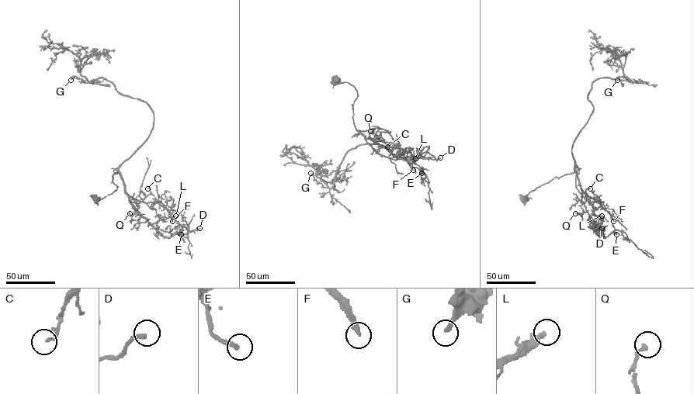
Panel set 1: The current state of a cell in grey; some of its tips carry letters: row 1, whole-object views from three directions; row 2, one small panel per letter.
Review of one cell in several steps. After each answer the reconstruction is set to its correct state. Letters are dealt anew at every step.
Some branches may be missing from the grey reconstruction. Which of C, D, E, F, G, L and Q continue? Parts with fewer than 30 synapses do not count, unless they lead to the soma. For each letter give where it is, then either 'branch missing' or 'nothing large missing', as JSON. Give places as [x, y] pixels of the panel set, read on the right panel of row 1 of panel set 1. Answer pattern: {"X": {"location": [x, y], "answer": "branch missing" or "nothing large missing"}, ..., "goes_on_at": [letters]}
{"C": {"location": [590, 188], "answer": "nothing large missing"}, "D": {"location": [602, 228], "answer": "nothing large missing"}, "E": {"location": [616, 234], "answer": "nothing large missing"}, "F": {"location": [613, 221], "answer": "branch missing"}, "G": {"location": [617, 80], "answer": "nothing large missing"}, "L": {"location": [602, 216], "answer": "branch missing"}, "Q": {"location": [575, 213], "answer": "nothing large missing"}, "goes_on_at": ["F", "L"]}

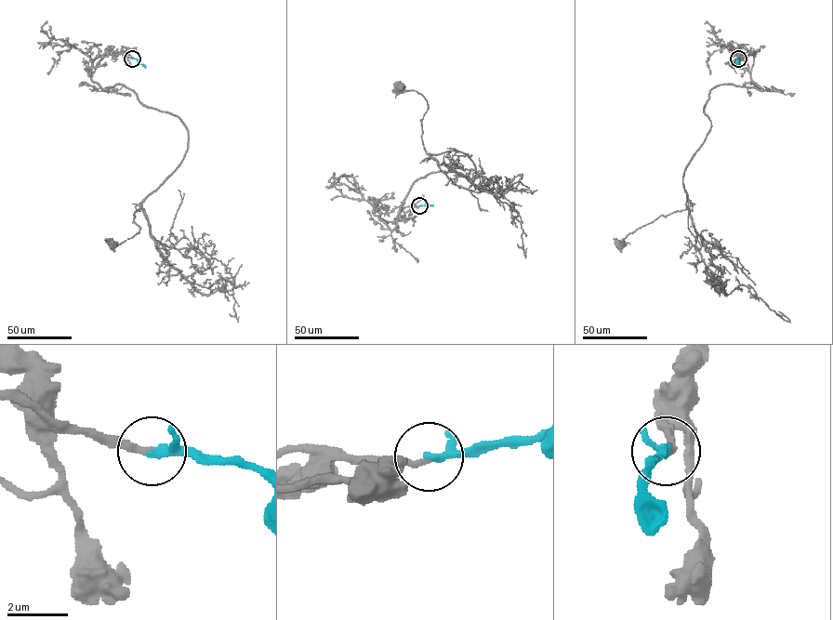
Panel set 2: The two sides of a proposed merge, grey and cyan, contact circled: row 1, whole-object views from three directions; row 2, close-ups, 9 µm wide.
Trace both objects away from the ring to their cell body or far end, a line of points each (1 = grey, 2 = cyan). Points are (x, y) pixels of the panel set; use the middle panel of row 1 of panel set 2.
1: (419, 206), (379, 218), (392, 230), (417, 180), (475, 166), (427, 153), (427, 101), (401, 86)
2: (419, 205), (432, 205)

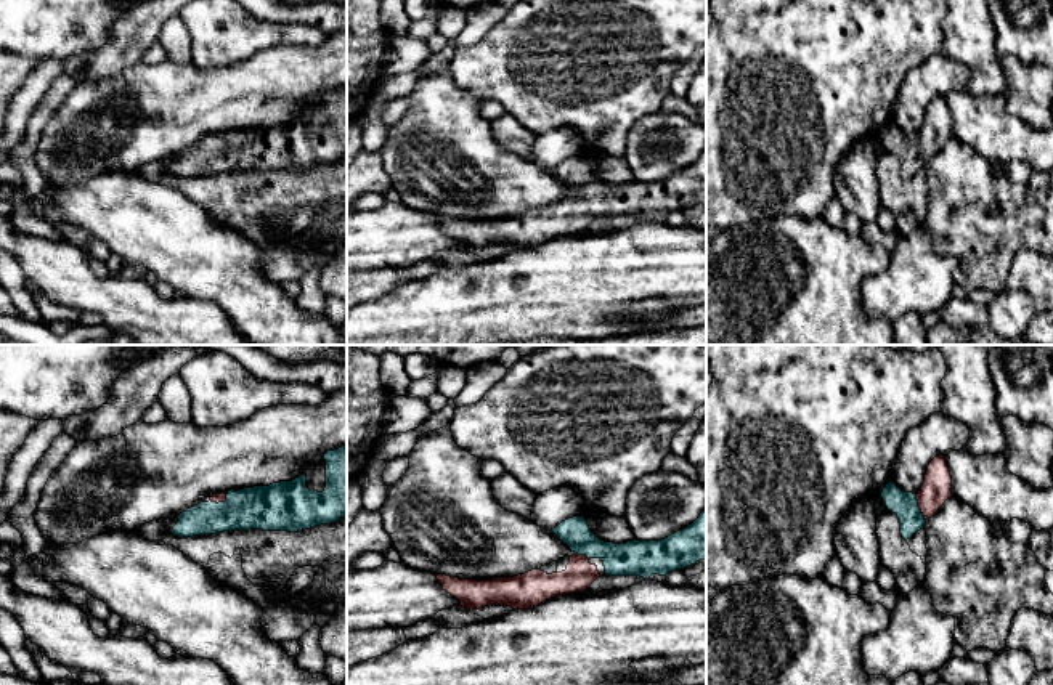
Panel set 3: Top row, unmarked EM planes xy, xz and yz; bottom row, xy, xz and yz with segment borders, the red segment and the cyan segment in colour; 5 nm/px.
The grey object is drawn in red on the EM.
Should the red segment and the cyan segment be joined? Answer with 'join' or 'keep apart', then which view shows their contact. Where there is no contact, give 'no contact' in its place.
join; meets red in yz

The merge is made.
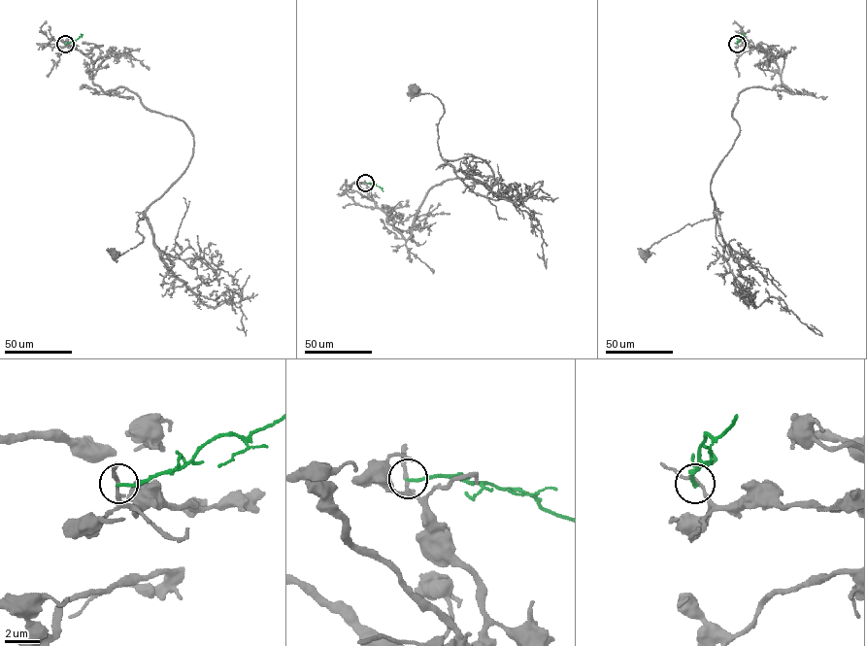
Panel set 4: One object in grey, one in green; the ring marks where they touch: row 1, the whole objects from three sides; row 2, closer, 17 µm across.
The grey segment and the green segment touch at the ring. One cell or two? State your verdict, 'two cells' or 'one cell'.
two cells

